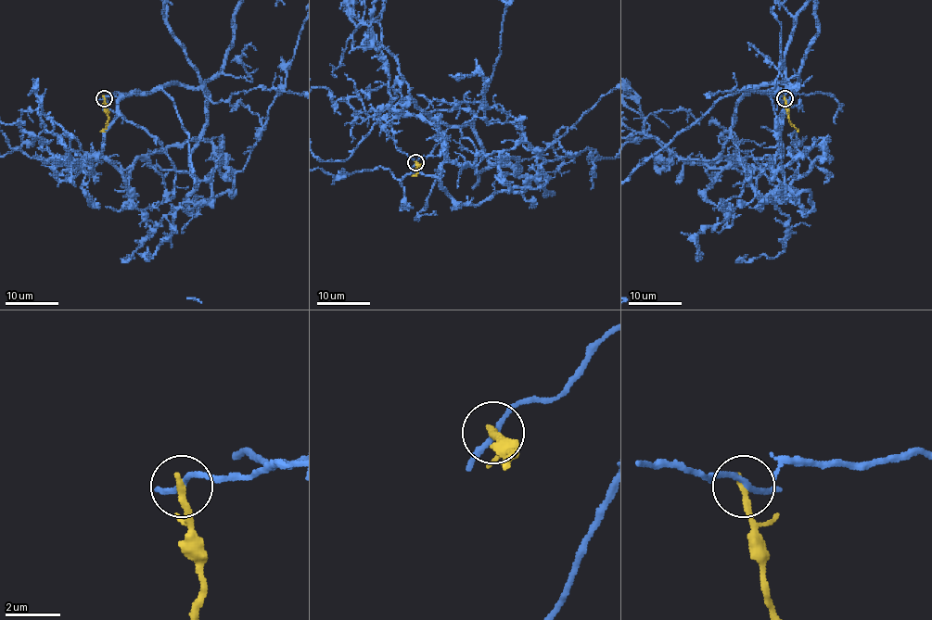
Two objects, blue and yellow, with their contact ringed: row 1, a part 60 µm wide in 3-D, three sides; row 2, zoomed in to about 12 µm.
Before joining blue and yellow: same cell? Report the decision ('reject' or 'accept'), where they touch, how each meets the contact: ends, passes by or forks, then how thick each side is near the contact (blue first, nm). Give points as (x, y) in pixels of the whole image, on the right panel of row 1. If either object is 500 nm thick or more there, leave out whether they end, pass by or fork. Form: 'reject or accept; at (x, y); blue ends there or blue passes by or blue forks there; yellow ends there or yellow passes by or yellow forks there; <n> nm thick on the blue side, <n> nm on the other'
reject; at (785, 98); blue passes by; yellow ends there; 200 nm thick on the blue side, 300 nm on the other

